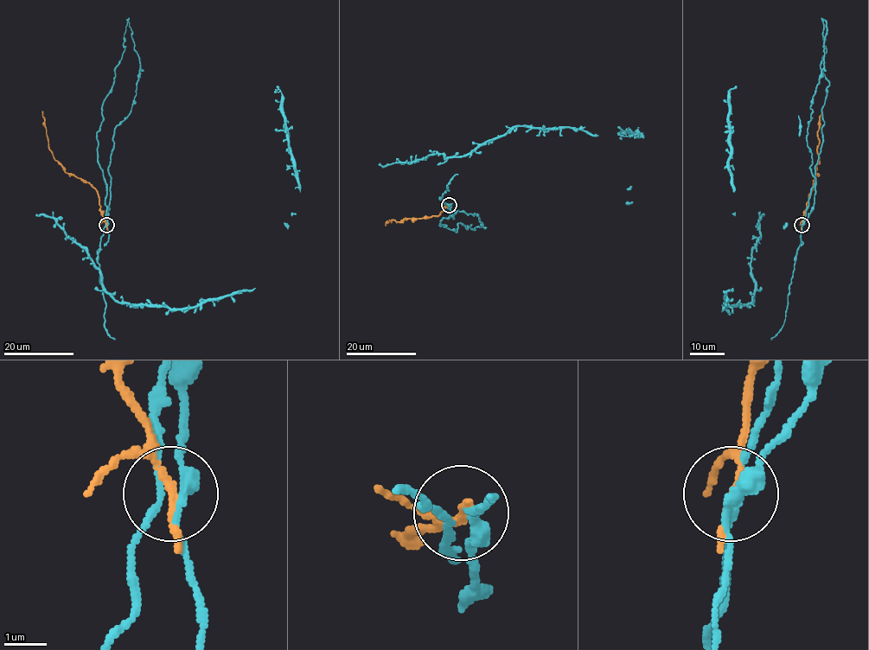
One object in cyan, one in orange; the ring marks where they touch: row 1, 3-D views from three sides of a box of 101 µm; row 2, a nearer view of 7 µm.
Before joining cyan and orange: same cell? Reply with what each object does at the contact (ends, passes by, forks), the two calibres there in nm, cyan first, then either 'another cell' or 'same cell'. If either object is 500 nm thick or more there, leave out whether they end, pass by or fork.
cyan forks there; orange passes by; 240 nm thick on the cyan side, 150 nm on the other; another cell

